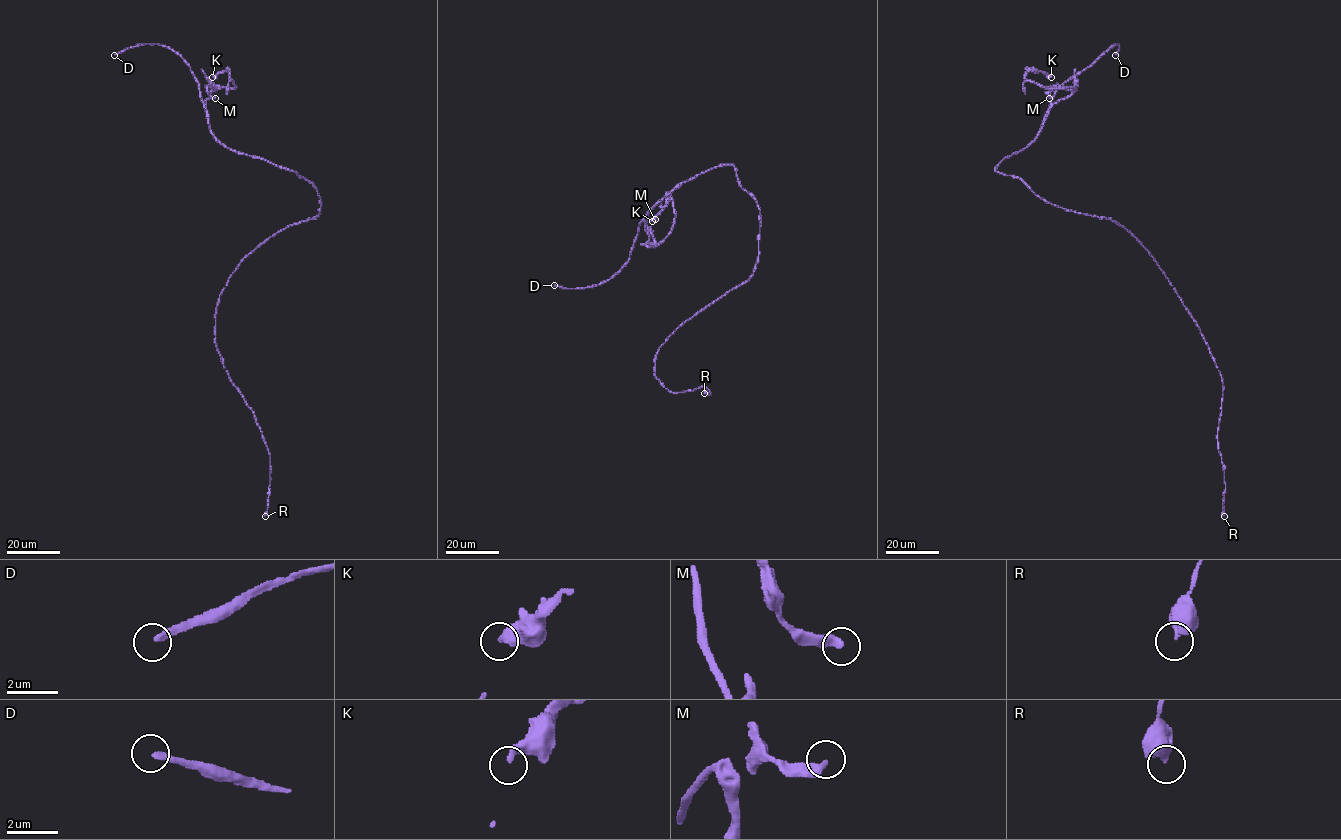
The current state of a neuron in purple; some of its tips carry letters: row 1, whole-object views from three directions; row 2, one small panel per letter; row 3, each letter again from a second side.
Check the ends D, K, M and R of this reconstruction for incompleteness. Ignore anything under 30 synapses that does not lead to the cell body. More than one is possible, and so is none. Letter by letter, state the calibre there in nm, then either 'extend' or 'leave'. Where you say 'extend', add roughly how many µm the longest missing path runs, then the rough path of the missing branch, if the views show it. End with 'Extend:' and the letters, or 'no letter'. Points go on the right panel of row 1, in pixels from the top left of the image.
D: calibre 240 nm; extend; missing 60 µm; course (1115, 55), (1086, 87), (1058, 103), (1046, 102), (1060, 116), (1069, 111)
K: calibre 380 nm; leave
M: calibre 400 nm; leave
R: calibre 460 nm; leave
Extend: D

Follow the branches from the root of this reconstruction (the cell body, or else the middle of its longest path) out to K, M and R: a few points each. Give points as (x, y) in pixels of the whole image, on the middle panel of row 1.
K: (755, 263), (760, 210), (732, 165), (678, 183), (648, 212), (659, 244), (674, 217), (669, 194), (652, 221)
M: (755, 263), (760, 210), (732, 165), (678, 183), (653, 207), (645, 219), (651, 243), (646, 222), (655, 219)
R: (755, 263), (747, 280), (685, 321), (655, 355), (655, 377), (667, 390), (703, 387), (710, 391), (704, 393)

